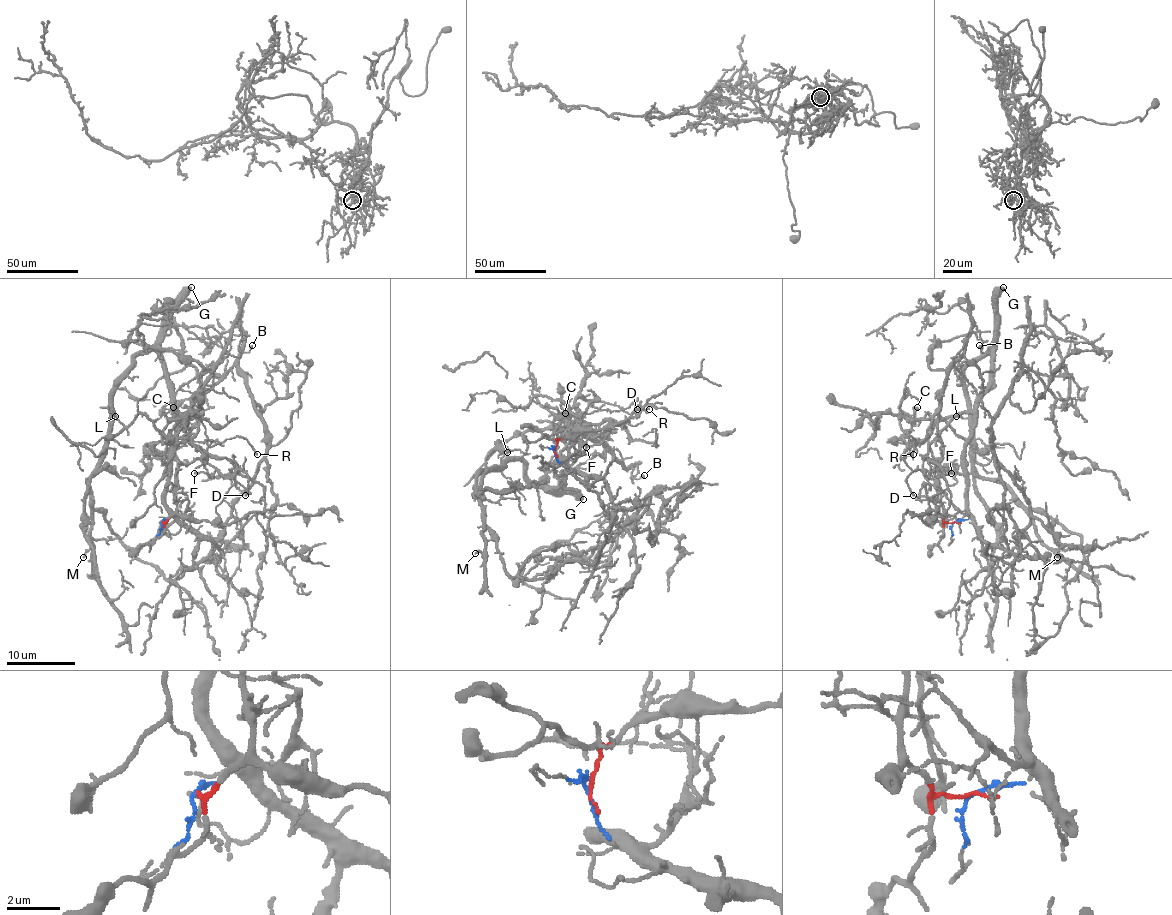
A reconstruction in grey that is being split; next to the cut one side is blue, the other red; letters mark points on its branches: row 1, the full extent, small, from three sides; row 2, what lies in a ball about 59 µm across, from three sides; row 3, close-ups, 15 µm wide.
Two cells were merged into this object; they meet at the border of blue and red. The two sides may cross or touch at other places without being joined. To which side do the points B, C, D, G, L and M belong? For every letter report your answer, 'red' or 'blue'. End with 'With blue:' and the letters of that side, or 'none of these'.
B: red
C: blue
D: red
G: blue
L: blue
M: blue
With blue: C, G, L, M

